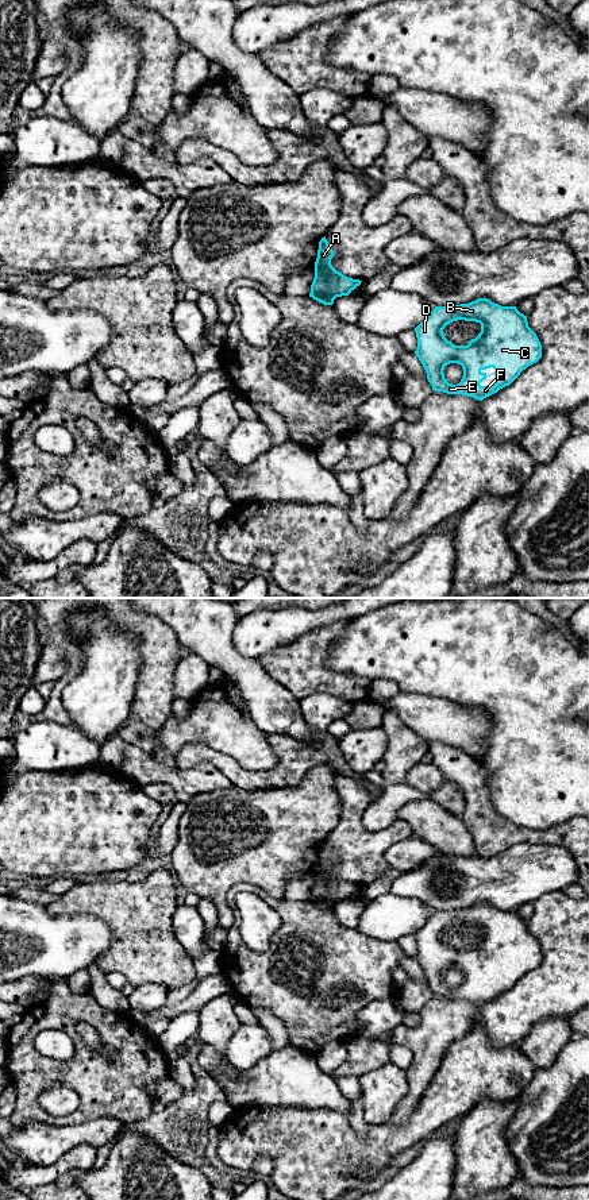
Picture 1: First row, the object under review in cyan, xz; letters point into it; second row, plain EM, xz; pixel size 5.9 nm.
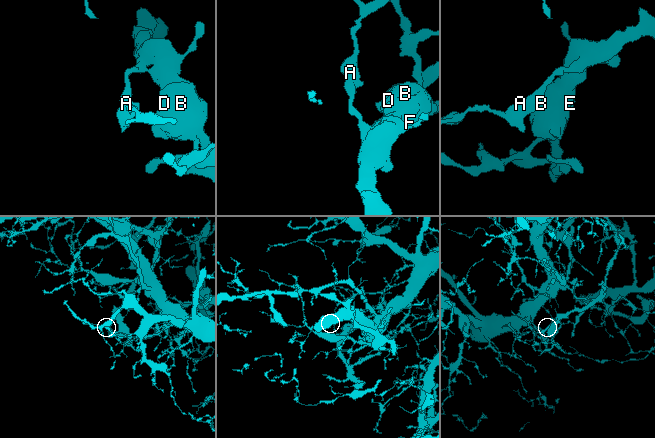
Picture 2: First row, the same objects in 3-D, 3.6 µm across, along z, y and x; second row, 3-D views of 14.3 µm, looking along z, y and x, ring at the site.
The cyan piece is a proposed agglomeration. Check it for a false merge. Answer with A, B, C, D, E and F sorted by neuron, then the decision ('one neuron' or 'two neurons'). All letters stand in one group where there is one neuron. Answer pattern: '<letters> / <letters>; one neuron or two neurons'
A / B C D E F; two neurons

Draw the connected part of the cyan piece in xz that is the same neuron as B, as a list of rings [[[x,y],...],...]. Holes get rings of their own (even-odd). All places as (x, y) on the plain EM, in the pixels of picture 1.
[[[488,903],[469,908],[435,911],[415,933],[416,961],[435,996],[462,999],[482,1006],[509,991],[523,975],[542,962],[542,949],[528,931],[527,921],[516,911],[501,911]],[[465,925],[481,929],[481,937],[467,950],[449,946],[443,934],[447,929]],[[458,968],[463,983],[458,989],[449,988],[444,972]],[[493,972],[496,989],[481,991],[486,973]]]

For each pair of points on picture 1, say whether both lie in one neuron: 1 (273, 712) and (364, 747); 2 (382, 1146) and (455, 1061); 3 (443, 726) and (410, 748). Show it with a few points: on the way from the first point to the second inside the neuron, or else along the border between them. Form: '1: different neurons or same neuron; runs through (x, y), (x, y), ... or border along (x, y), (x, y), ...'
1: different neurons; border along (337, 739), (342, 756), (350, 768)
2: same neuron; runs through (407, 1134), (455, 1085)
3: different neurons; border along (399, 718), (428, 745)

